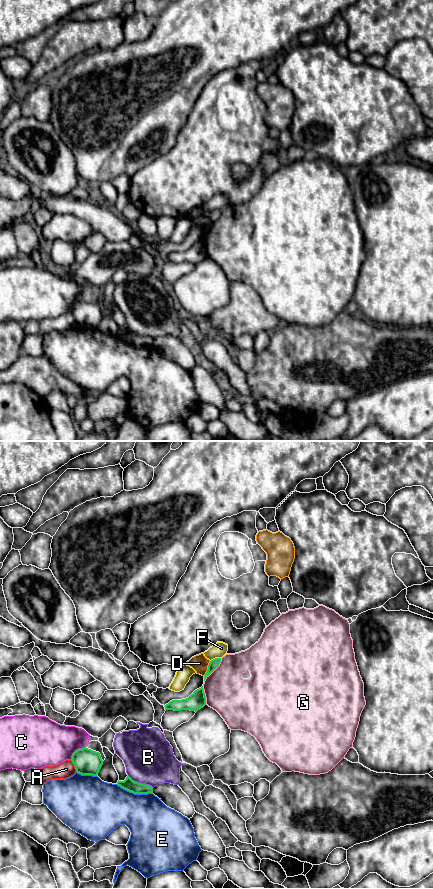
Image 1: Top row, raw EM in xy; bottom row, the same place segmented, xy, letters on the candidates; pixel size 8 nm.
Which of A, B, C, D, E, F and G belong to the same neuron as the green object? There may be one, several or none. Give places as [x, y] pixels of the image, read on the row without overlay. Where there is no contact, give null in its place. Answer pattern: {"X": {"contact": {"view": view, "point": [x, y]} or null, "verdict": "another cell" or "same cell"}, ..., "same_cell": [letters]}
{"A": {"contact": {"view": "xy", "point": [74, 317]}, "verdict": "another cell"}, "B": {"contact": {"view": "xy", "point": [140, 335]}, "verdict": "another cell"}, "C": {"contact": {"view": "xy", "point": [76, 302]}, "verdict": "another cell"}, "D": {"contact": {"view": "xy", "point": [208, 221]}, "verdict": "another cell"}, "E": {"contact": {"view": "xy", "point": [134, 345]}, "verdict": "another cell"}, "F": {"contact": {"view": "xy", "point": [215, 210]}, "verdict": "another cell"}, "G": {"contact": {"view": "xy", "point": [213, 222]}, "verdict": "another cell"}, "same_cell": []}

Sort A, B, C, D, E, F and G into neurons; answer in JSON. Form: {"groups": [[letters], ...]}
{"groups": [["A"], ["B"], ["C"], ["D"], ["E"], ["F"], ["G"]]}

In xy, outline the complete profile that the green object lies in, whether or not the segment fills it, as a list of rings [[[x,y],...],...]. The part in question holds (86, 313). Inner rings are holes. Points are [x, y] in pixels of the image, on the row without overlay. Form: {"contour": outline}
{"contour": [[[88,300],[76,302],[72,307],[71,313],[75,318],[76,324],[81,327],[97,328],[103,317],[100,305]]]}

